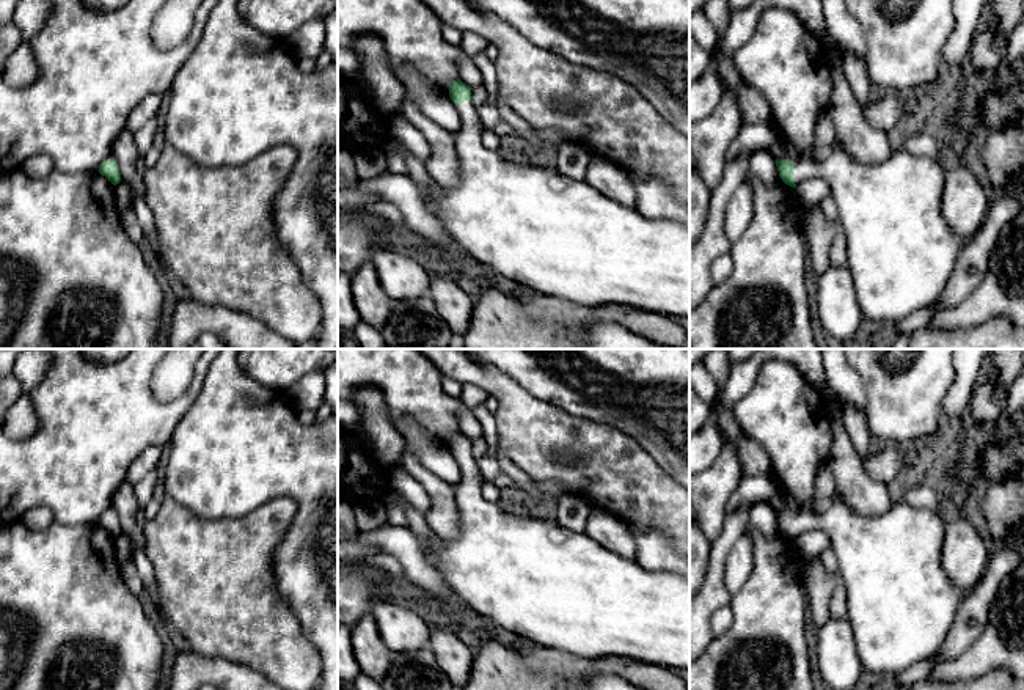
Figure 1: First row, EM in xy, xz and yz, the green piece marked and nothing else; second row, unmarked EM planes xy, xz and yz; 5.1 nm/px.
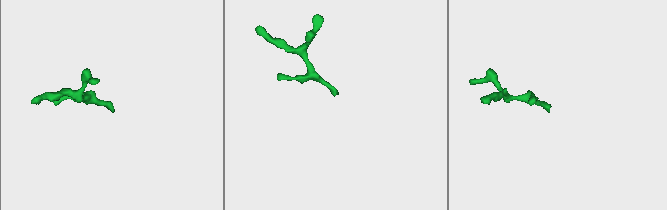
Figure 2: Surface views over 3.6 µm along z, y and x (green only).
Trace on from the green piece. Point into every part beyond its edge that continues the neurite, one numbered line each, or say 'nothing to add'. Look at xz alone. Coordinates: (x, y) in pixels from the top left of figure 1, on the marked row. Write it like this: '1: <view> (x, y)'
1: xz (536, 228)

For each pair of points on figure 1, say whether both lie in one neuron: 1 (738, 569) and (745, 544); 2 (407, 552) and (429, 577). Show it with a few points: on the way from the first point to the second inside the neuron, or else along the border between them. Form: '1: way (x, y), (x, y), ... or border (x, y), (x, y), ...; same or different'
1: way (740, 563), (743, 550); same
2: way (413, 558), (423, 571); same

